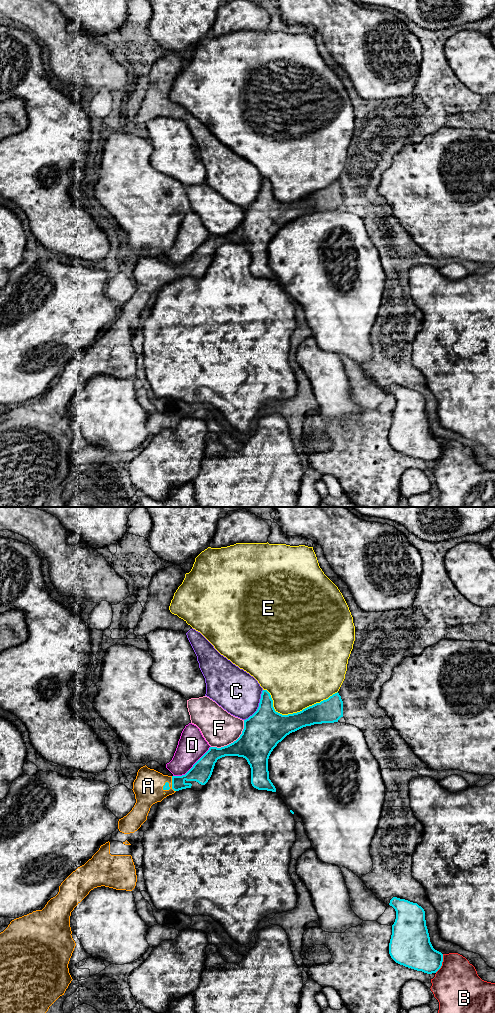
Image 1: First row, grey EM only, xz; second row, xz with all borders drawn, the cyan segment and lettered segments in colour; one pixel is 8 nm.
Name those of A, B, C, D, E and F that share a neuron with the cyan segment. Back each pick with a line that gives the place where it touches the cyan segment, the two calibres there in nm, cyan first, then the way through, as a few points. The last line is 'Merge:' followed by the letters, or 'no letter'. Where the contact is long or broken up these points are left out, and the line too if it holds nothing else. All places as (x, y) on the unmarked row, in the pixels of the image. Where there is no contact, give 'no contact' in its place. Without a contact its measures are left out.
A: contact xz (172, 273); calibres 50 and 240 nm
Merge: A

